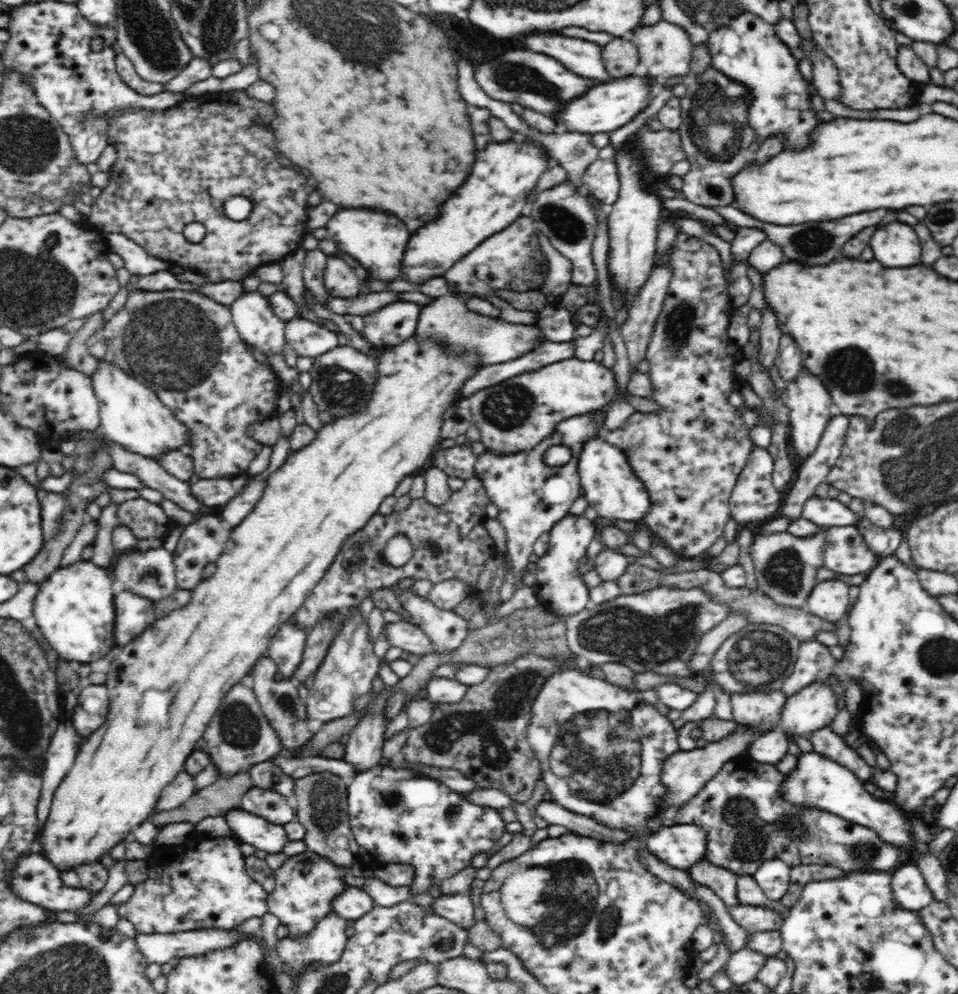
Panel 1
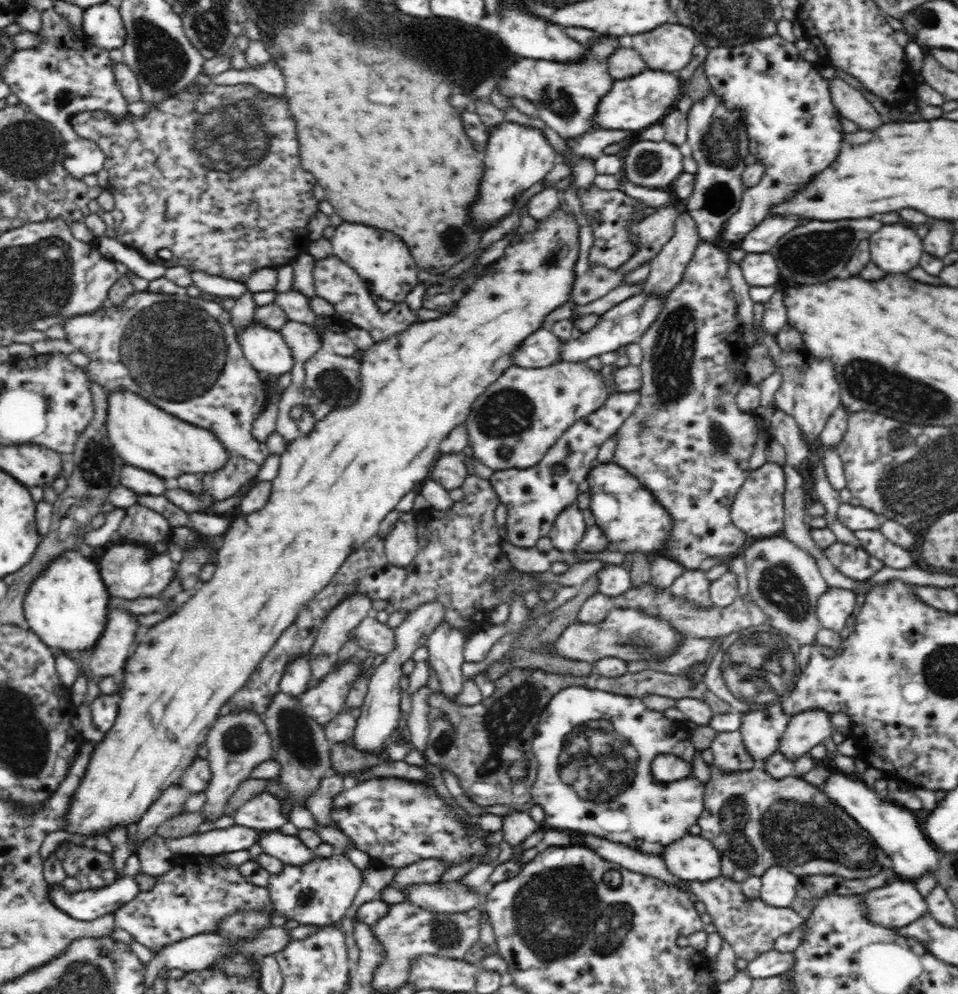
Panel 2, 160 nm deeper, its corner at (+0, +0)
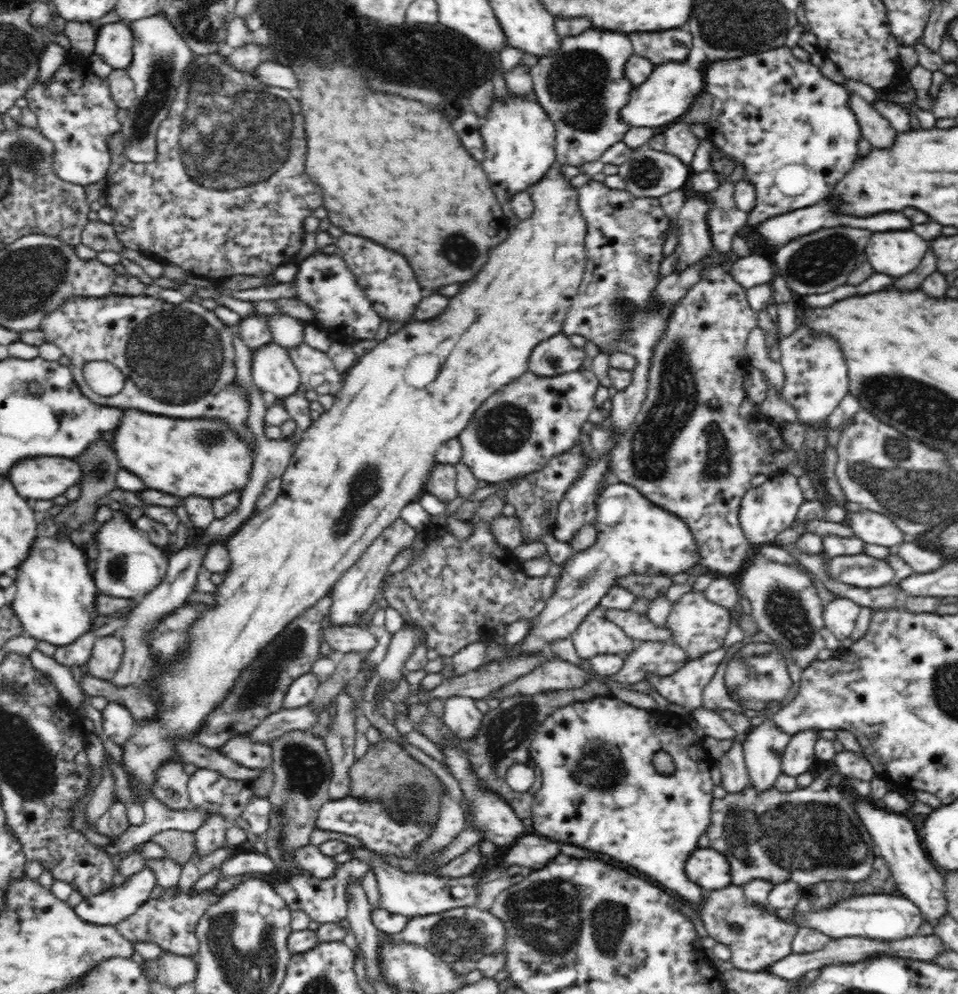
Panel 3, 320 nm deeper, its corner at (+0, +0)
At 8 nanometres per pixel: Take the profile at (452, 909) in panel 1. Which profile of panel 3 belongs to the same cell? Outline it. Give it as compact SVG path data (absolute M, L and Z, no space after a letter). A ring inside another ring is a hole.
M348 846L347 851L350 851L356 859L368 863L368 867L374 872L377 879L380 892L379 908L392 914L401 914L407 917L438 914L453 908L472 906L479 897L476 894L479 878L473 872L458 878L438 877L430 873L407 873L385 864L383 860L377 858L377 853L366 848L352 849Z

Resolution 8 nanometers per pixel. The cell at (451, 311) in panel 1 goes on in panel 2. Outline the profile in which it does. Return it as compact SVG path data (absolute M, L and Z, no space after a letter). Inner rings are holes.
M543 326L542 330L536 330L530 338L526 338L526 342L516 348L512 358L515 365L522 368L544 368L560 361L562 340L548 330L550 327Z

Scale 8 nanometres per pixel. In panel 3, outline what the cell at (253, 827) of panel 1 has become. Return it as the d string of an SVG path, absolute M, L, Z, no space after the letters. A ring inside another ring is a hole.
M308 844L294 850L294 863L300 871L324 880L334 876L338 863L331 857L324 855L317 846Z

